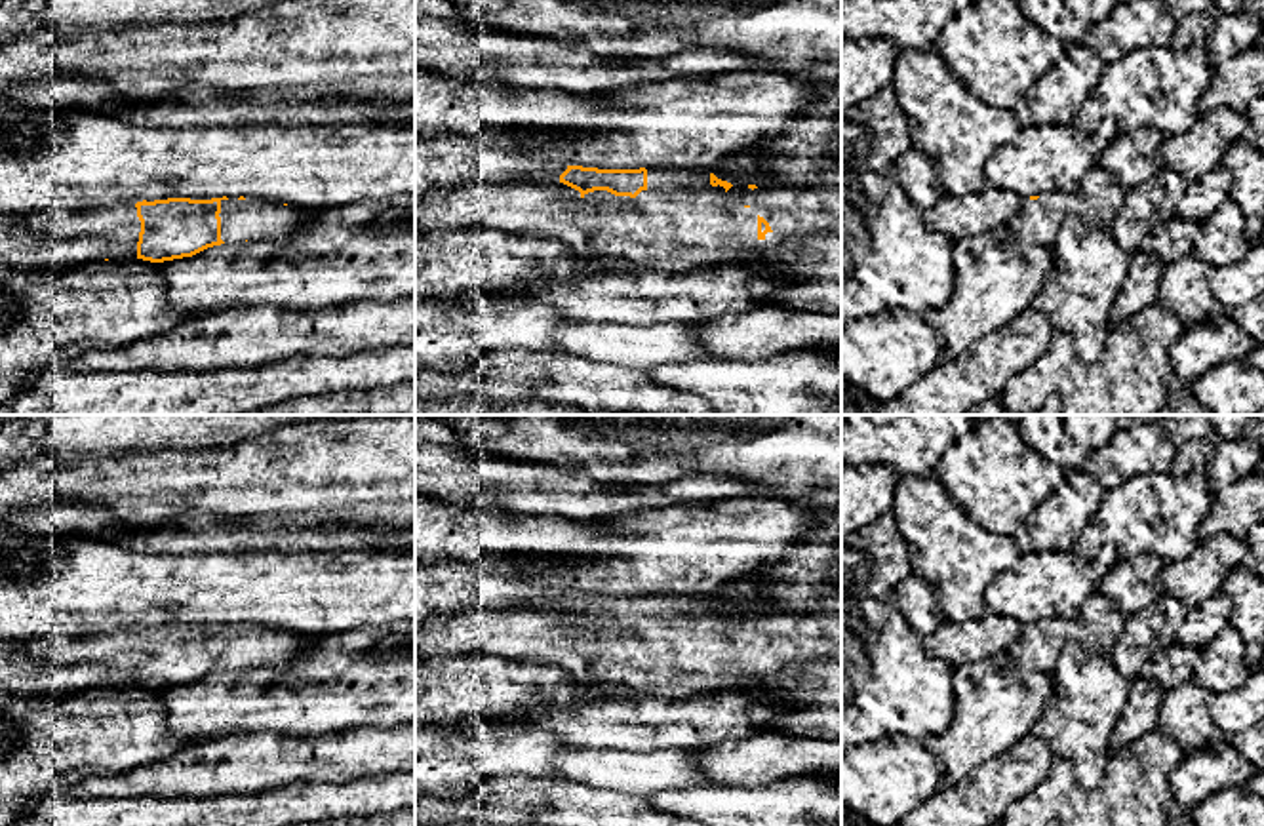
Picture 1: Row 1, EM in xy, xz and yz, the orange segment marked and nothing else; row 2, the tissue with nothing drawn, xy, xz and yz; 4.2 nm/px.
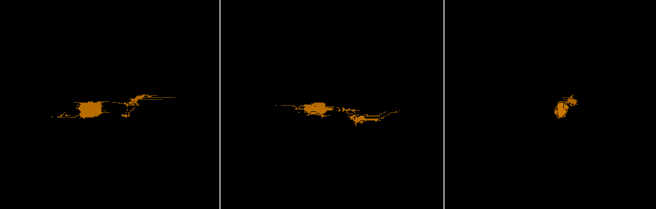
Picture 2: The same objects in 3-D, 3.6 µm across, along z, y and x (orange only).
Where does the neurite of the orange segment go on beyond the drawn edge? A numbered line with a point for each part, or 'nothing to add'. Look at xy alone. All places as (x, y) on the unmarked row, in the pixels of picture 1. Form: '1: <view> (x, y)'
1: xy (240, 646)
2: xy (54, 667)

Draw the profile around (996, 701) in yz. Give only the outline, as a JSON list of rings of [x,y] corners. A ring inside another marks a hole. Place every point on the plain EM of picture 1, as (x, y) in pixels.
[[[1003,651],[954,668],[950,687],[948,727],[923,740],[942,763],[944,786],[959,784],[1032,735],[1053,693],[1053,676],[1026,670]]]

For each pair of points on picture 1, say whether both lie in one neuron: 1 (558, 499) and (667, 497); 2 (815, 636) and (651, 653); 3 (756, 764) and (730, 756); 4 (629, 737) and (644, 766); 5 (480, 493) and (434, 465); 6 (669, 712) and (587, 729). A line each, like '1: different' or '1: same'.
1: same
2: same
3: same
4: different
5: same
6: same

